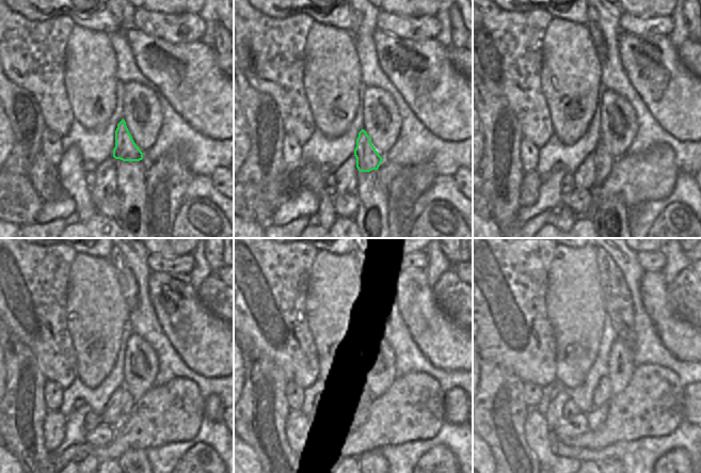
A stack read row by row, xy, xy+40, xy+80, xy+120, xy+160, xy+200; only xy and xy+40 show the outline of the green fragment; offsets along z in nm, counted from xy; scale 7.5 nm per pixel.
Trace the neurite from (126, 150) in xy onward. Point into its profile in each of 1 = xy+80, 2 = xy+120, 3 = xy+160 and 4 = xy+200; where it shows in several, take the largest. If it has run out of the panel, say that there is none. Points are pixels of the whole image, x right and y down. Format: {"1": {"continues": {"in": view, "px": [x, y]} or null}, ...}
{"1": {"continues": {"in": "xy+80", "px": [604, 161]}}, "2": {"continues": {"in": "xy+120", "px": [127, 400]}}, "3": {"continues": {"in": "xy+160", "px": [355, 421]}}, "4": {"continues": {"in": "xy+200", "px": [595, 418]}}}

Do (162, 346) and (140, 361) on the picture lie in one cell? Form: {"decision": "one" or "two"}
{"decision": "two"}

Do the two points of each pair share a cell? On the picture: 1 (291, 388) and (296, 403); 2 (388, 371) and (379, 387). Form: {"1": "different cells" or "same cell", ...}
{"1": "same cell", "2": "same cell"}

